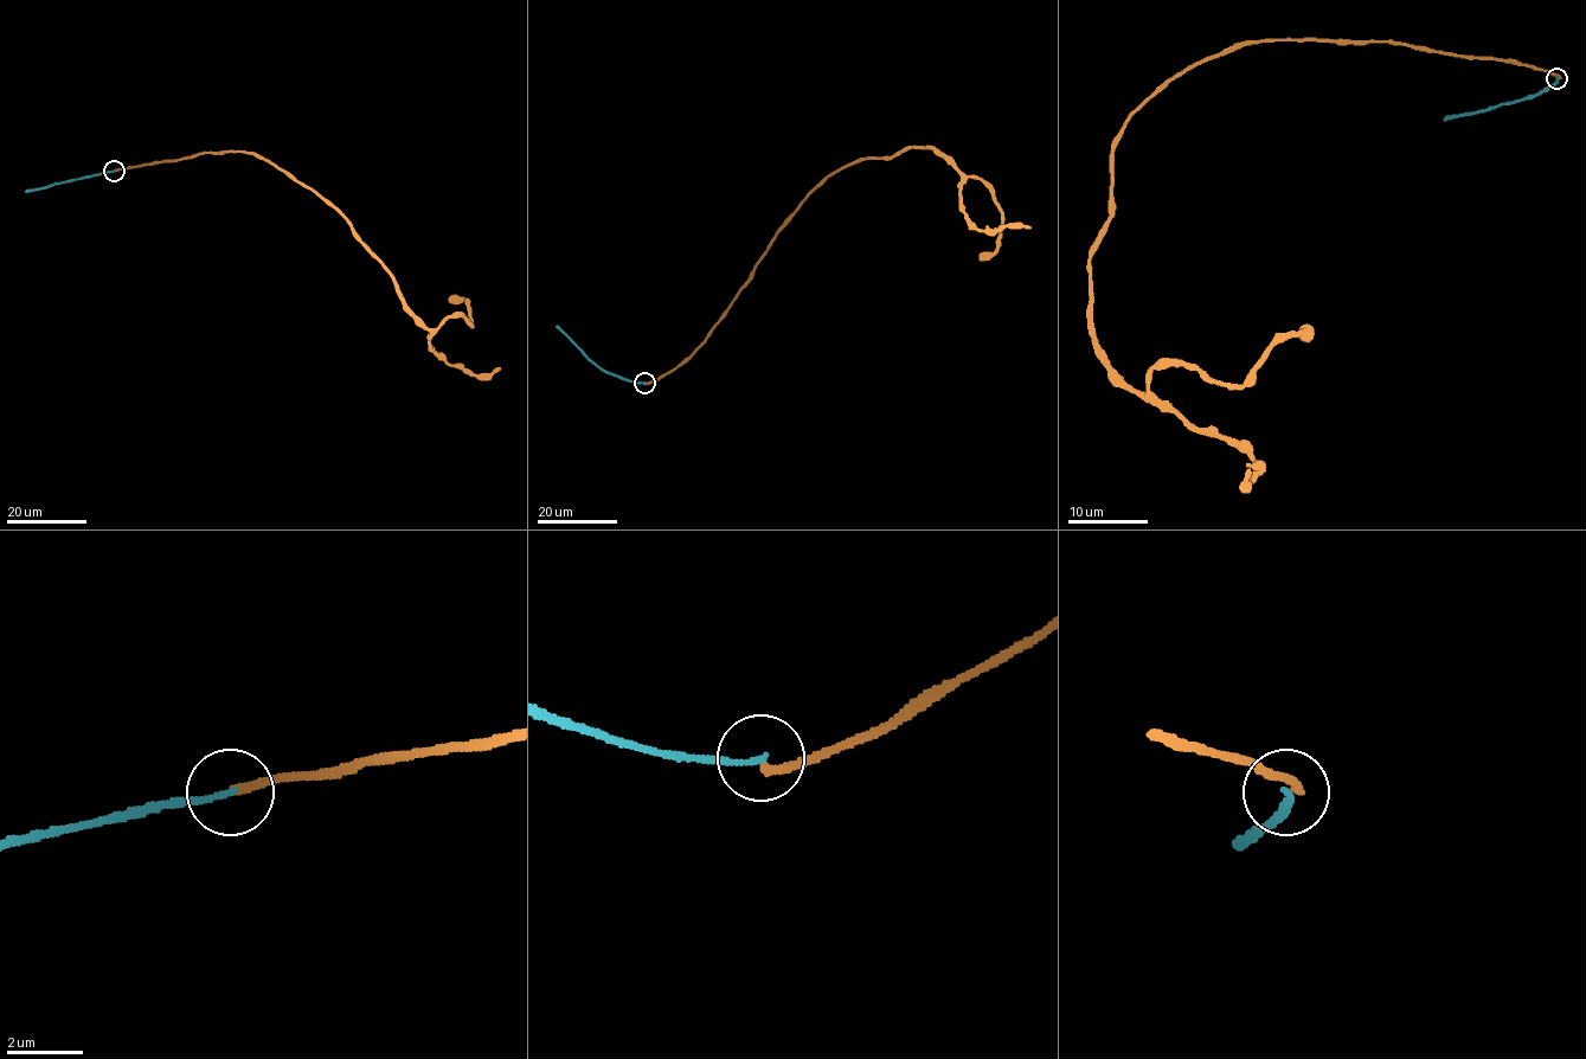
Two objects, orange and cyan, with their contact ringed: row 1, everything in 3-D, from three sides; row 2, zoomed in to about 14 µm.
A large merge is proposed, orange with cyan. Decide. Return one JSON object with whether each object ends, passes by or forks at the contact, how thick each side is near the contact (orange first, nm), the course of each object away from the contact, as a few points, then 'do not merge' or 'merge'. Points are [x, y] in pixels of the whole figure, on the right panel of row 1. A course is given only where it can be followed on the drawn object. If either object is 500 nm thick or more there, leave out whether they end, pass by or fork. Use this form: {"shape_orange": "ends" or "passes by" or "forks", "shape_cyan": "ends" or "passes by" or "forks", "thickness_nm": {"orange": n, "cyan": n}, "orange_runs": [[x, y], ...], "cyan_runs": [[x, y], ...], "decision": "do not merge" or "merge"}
{"shape_orange": "ends", "shape_cyan": "ends", "thickness_nm": {"orange": 220, "cyan": 150}, "orange_runs": [[1558, 76], [1254, 40], [1127, 120], [1090, 258], [1103, 360], [1138, 393], [1174, 366], [1241, 385], [1314, 329]], "cyan_runs": [[1558, 78], [1533, 96], [1444, 120]], "decision": "do not merge"}

